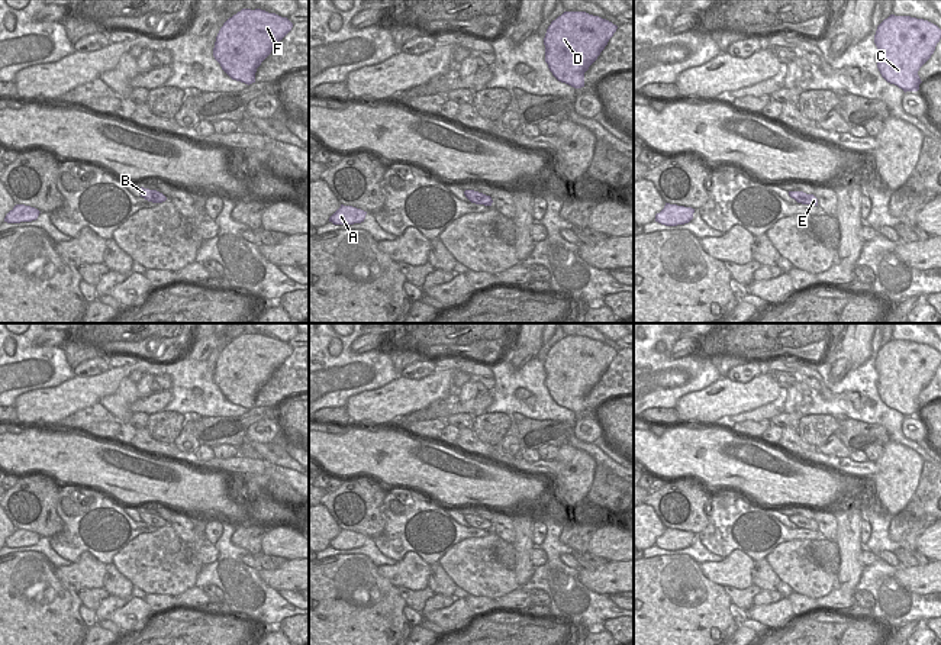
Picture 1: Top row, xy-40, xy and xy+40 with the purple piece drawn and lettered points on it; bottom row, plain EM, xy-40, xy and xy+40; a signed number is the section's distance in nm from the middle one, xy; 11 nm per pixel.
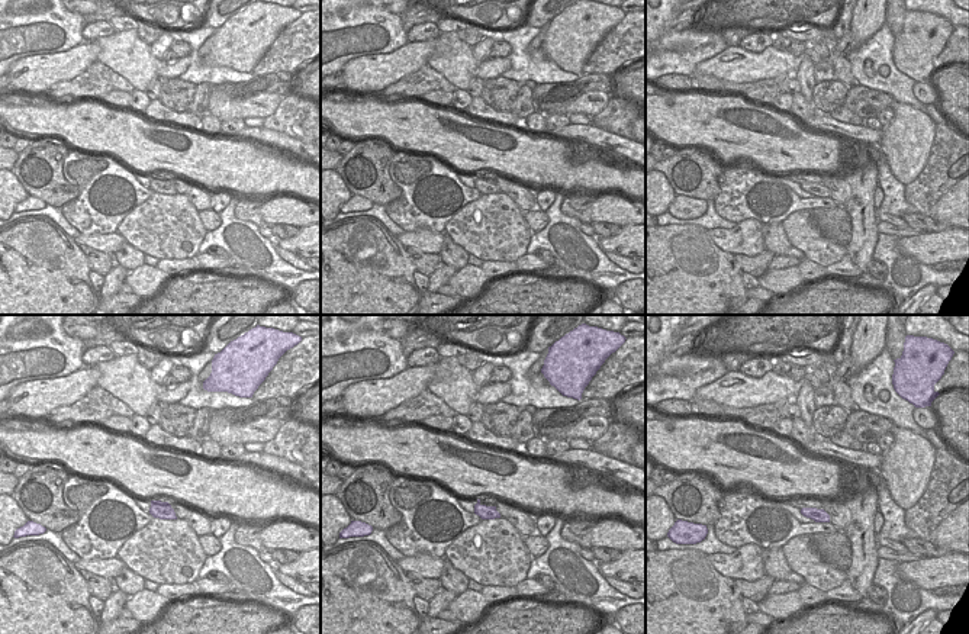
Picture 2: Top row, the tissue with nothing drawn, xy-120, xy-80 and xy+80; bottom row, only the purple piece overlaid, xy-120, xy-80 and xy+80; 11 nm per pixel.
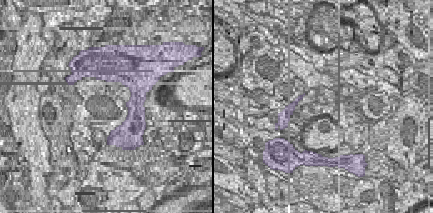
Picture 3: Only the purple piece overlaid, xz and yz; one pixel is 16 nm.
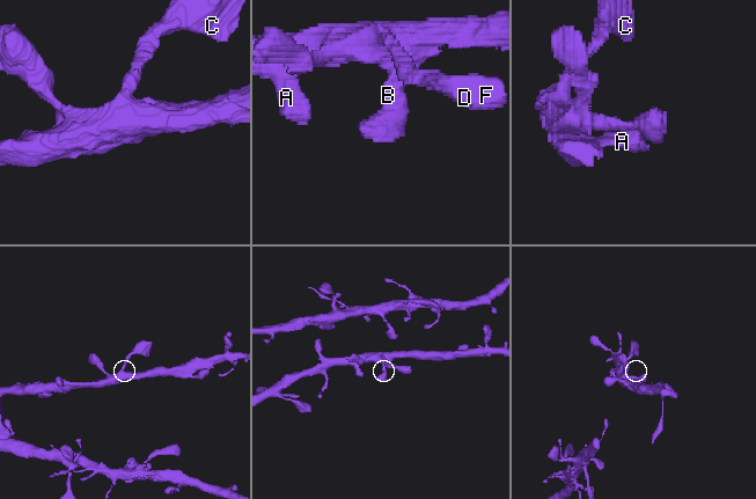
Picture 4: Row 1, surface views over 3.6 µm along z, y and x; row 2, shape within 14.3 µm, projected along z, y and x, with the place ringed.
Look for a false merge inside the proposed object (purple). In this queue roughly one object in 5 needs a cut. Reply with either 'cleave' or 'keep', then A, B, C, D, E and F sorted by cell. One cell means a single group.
keep; groups A B C D E F

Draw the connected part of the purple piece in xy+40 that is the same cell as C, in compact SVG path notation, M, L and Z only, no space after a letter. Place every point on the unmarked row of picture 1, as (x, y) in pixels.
M890 339L876 355L877 393L882 401L906 416L918 416L918 396L931 383L941 354L924 344Z

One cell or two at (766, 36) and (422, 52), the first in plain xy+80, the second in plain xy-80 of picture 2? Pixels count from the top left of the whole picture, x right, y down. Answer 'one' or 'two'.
two

